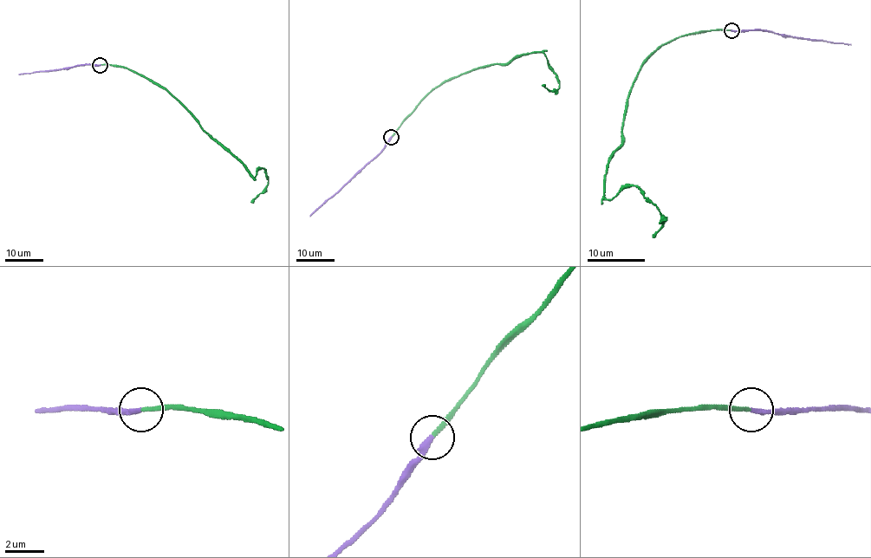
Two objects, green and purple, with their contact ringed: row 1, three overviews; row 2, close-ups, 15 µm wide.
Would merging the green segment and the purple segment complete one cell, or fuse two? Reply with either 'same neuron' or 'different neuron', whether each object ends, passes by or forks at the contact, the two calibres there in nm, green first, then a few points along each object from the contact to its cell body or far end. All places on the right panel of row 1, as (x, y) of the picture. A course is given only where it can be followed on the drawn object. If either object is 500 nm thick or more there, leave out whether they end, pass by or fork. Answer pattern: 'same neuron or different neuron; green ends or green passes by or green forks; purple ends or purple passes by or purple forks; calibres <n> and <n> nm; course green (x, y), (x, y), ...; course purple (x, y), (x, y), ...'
same neuron; green ends; purple ends; calibres 180 and 280 nm; course green (731, 30), (664, 43), (632, 86), (604, 196), (634, 185), (659, 214), (653, 236); course purple (731, 30), (762, 30), (850, 45)

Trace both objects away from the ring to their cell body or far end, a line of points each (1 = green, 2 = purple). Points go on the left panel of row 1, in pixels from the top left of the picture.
1: (100, 65), (127, 68), (165, 88), (251, 175), (255, 177), (263, 168), (267, 187), (250, 202)
2: (100, 65), (19, 74)

